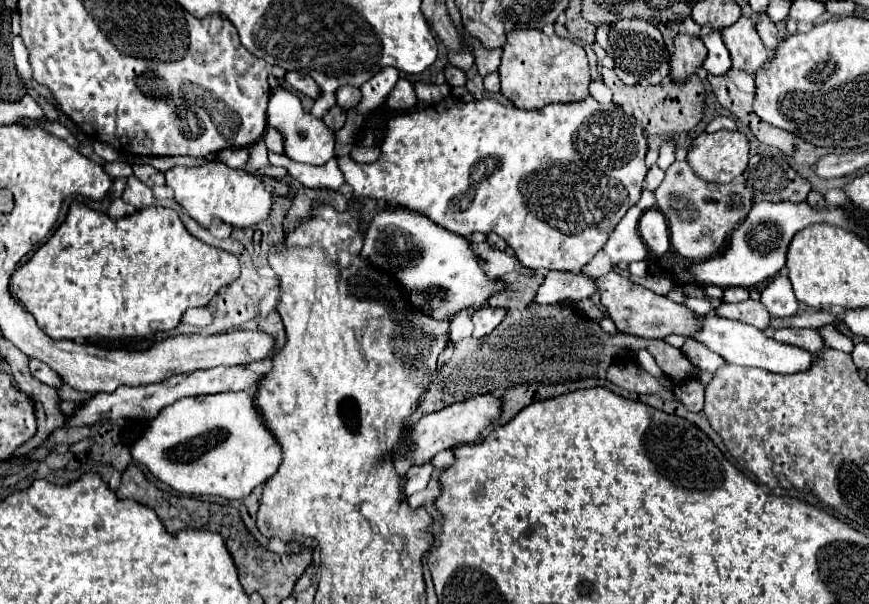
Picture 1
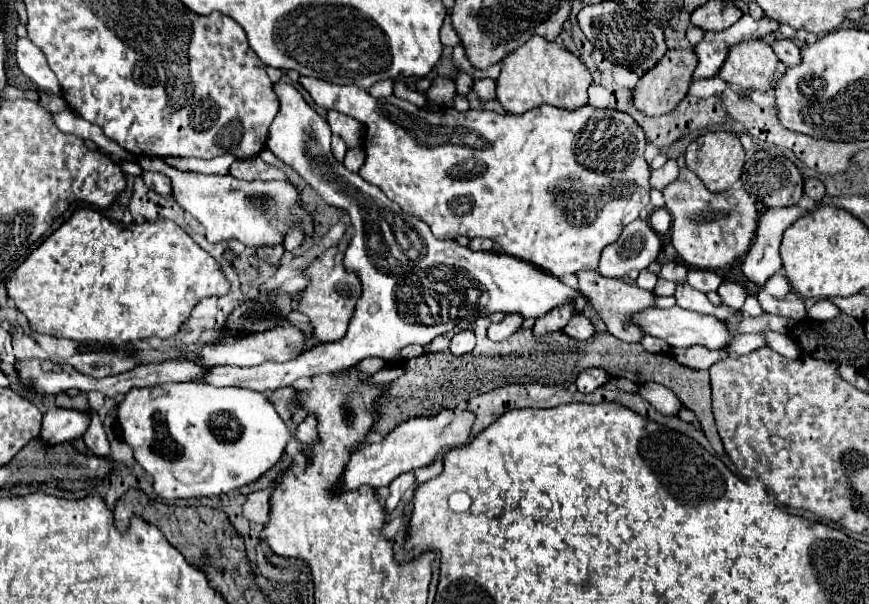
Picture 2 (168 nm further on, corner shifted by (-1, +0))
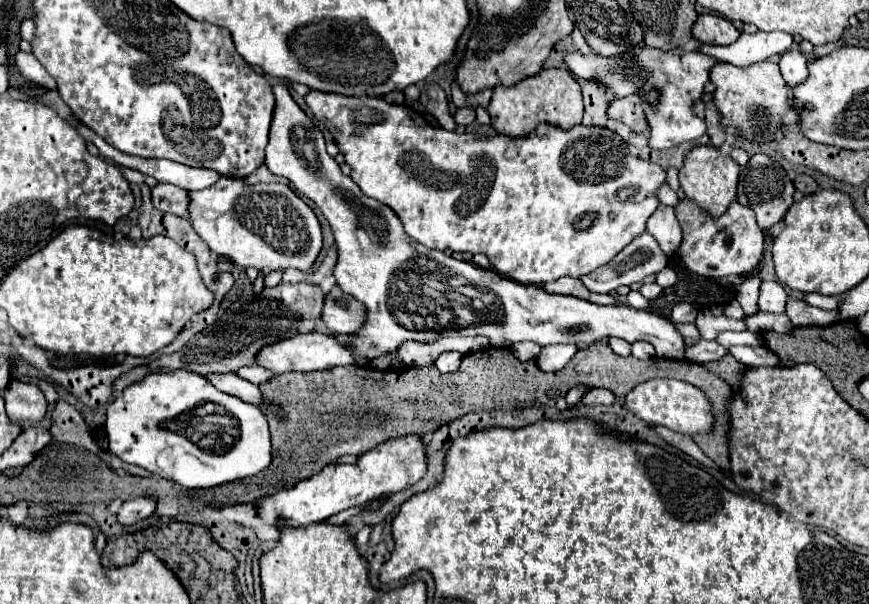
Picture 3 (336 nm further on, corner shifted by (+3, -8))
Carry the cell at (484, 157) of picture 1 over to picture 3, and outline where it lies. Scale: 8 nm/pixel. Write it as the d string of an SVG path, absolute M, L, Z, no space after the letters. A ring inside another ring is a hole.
M308 91L306 93L306 105L310 107L310 111L314 113L314 117L324 123L330 133L334 135L334 141L338 143L340 151L346 157L346 163L352 167L352 179L354 183L362 189L364 195L374 197L382 203L386 203L388 207L392 207L396 211L396 215L400 217L400 221L404 223L406 233L416 239L418 243L430 247L430 249L438 249L438 251L470 251L470 253L484 253L494 271L498 271L504 277L510 277L514 281L520 283L548 283L548 281L556 281L564 275L568 277L584 277L588 273L592 273L594 269L606 265L612 257L616 257L624 245L628 245L634 237L638 237L640 233L646 231L646 219L654 213L654 209L658 207L658 199L656 199L656 189L666 181L666 171L660 165L648 163L644 159L638 159L630 153L626 141L618 135L618 143L614 133L606 131L604 127L586 127L586 125L574 125L572 129L560 129L554 127L550 123L538 123L536 131L522 135L522 137L508 137L508 135L492 135L492 137L476 137L472 133L456 133L456 131L446 131L442 127L432 127L426 123L426 119L420 113L414 113L410 107L402 107L402 105L390 105L386 103L382 97L342 97L336 93L322 93L322 91ZM628 187L628 197L618 197L618 191Z

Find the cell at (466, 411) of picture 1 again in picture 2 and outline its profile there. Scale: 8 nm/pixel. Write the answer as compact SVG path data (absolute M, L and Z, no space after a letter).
M448 409L440 411L432 417L418 417L408 419L400 425L396 425L380 443L366 445L364 449L350 455L350 461L344 467L340 487L346 489L358 489L362 485L368 485L372 489L378 489L382 485L390 485L398 475L408 473L412 469L420 469L424 465L430 465L430 461L436 459L436 455L442 449L452 449L458 445L464 445L468 441L470 429L474 423L474 415L466 413L466 409Z

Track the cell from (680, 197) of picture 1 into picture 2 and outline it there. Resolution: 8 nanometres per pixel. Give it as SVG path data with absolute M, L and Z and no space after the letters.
M682 169L680 177L664 189L664 199L672 215L672 245L688 265L722 269L736 263L750 249L760 213L754 199L742 187L732 187L714 195L690 169Z

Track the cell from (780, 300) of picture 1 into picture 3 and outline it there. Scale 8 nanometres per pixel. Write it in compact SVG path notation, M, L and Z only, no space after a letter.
M764 281L760 285L760 299L758 299L760 311L786 313L786 301L788 301L788 295L778 281Z

